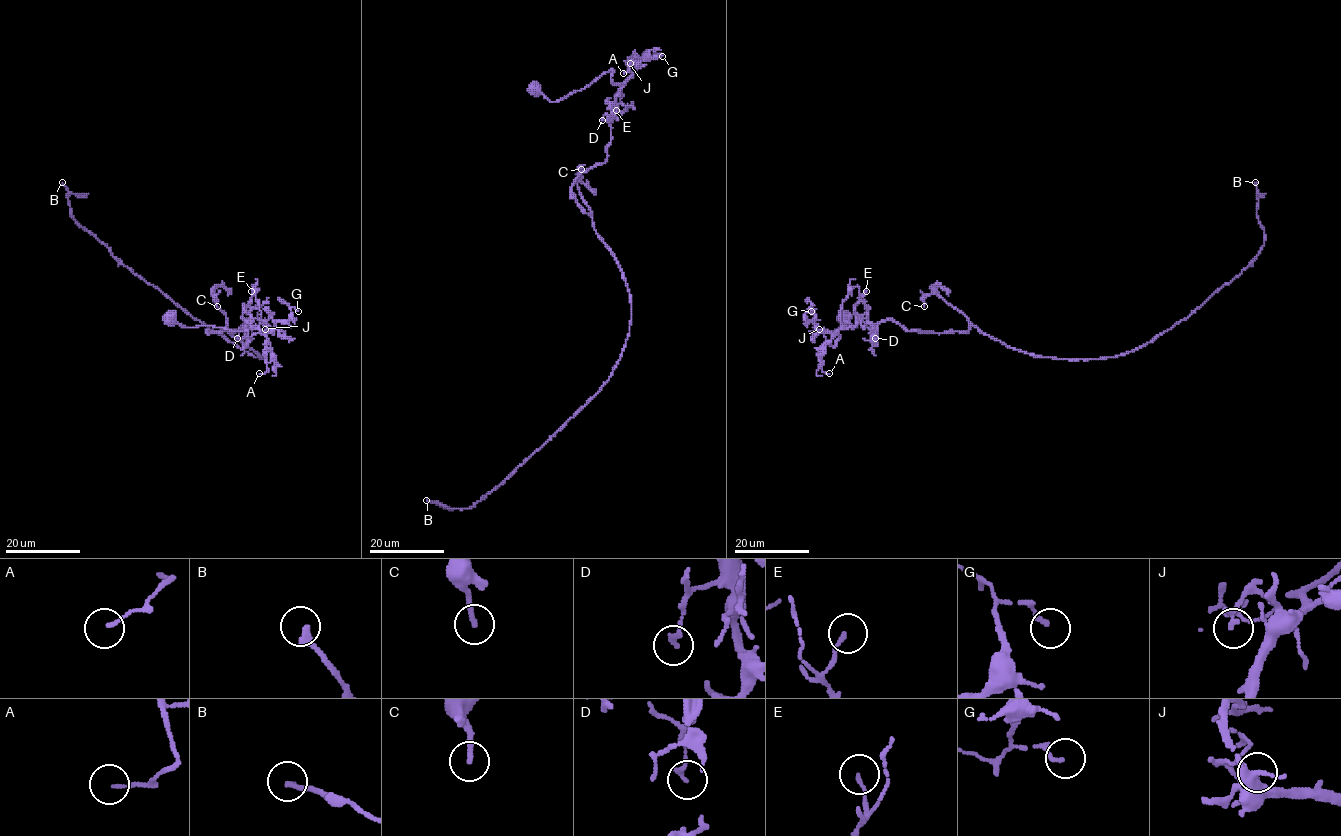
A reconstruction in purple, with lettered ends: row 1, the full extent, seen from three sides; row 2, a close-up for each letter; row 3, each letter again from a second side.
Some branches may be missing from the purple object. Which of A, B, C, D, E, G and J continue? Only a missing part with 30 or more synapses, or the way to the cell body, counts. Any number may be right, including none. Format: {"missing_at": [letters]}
{"missing_at": ["B"]}

